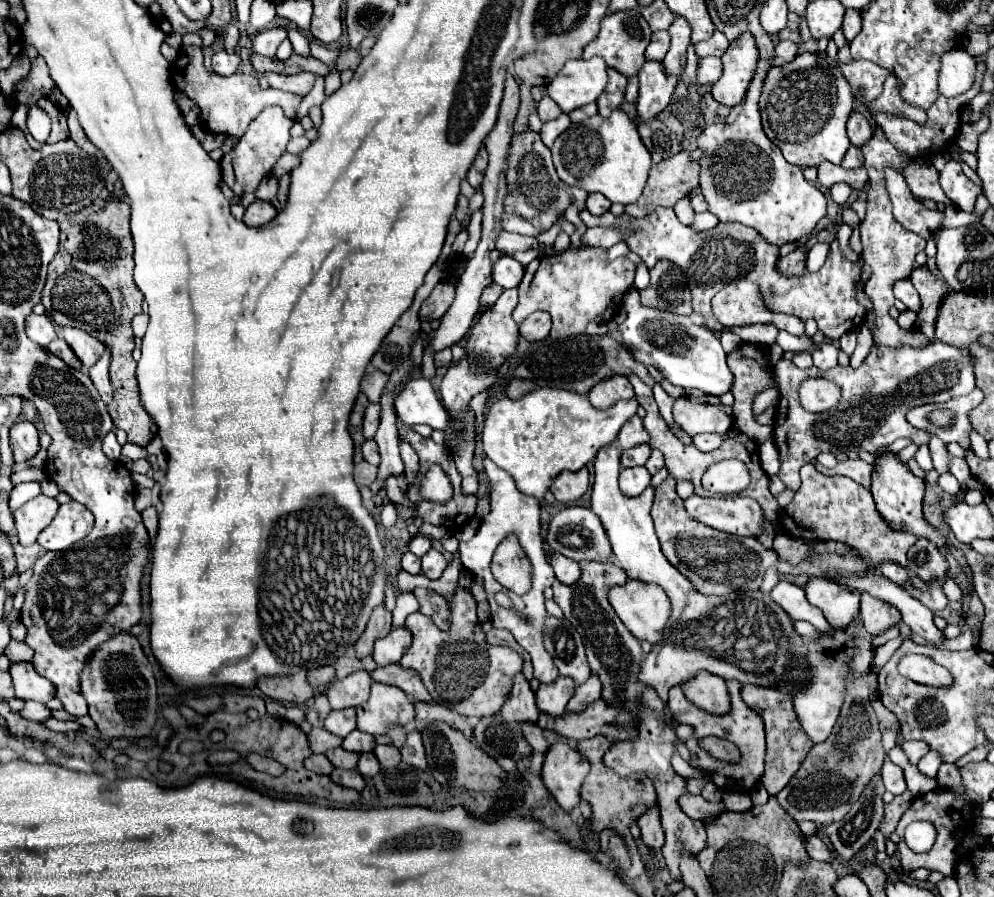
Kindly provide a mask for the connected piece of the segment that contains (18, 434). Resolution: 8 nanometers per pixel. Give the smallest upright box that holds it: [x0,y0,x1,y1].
[10,421,40,463]

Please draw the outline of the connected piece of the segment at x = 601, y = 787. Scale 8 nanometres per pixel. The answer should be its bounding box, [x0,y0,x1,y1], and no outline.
[576,735,656,851]

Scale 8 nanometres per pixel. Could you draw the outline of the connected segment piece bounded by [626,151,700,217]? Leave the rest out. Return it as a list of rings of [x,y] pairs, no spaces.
[[[680,151],[674,157],[652,165],[642,197],[626,207],[626,215],[644,217],[658,205],[674,207],[676,201],[688,197],[690,191],[698,187],[698,177],[700,165],[690,159],[688,151]]]

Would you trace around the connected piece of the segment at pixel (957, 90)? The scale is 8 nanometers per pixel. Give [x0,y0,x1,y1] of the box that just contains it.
[938,49,976,97]

